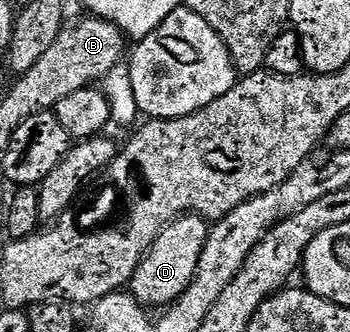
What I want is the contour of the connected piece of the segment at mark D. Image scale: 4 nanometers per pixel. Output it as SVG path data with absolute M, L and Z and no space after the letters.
M195 214L182 215L167 224L158 234L154 246L150 246L142 258L138 270L134 270L130 285L132 297L149 310L160 310L176 303L194 278L209 231L209 221Z

